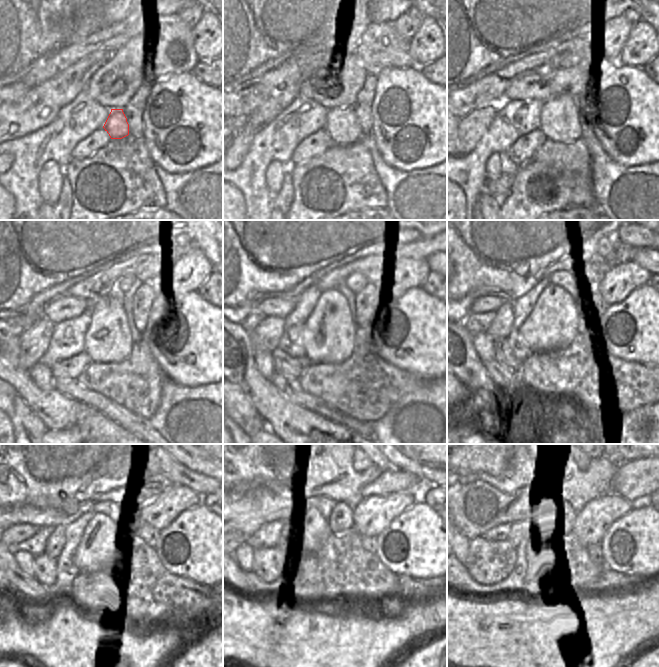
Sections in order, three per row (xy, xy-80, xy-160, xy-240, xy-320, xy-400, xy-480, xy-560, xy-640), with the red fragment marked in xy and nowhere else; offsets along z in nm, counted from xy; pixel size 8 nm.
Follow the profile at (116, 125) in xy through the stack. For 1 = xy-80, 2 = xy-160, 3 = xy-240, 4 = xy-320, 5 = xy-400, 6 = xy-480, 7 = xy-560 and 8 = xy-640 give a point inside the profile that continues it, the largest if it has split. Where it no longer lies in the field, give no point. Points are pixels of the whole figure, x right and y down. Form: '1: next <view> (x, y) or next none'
1: next xy-80 (342, 125)
2: next xy-160 (559, 121)
3: next xy-240 (108, 339)
4: next xy-320 (328, 334)
5: next xy-400 (550, 326)
6: next xy-480 (97, 544)
7: next xy-560 (317, 529)
8: next xy-640 (531, 501)

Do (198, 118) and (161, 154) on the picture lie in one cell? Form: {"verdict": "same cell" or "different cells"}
{"verdict": "same cell"}

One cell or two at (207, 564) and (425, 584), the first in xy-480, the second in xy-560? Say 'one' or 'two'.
two

